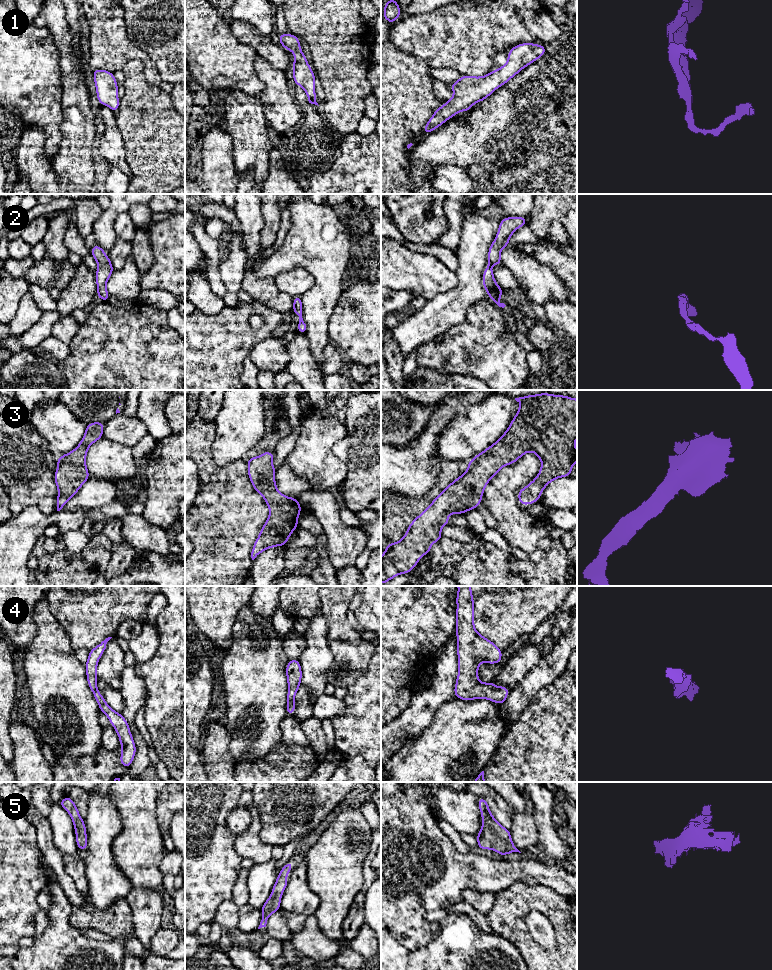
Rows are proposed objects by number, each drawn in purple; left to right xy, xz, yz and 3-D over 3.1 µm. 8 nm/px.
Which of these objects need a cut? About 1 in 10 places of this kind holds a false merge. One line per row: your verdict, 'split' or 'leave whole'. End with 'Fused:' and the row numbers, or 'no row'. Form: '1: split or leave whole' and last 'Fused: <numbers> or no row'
1: leave whole
2: leave whole
3: leave whole
4: leave whole
5: leave whole
Fused: no row

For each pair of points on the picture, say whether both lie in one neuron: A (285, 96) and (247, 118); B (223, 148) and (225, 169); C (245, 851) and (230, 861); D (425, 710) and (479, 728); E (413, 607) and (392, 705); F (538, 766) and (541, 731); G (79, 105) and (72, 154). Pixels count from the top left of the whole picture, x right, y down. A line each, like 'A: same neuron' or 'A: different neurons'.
A: different neurons
B: same neuron
C: different neurons
D: different neurons
E: same neuron
F: same neuron
G: same neuron

